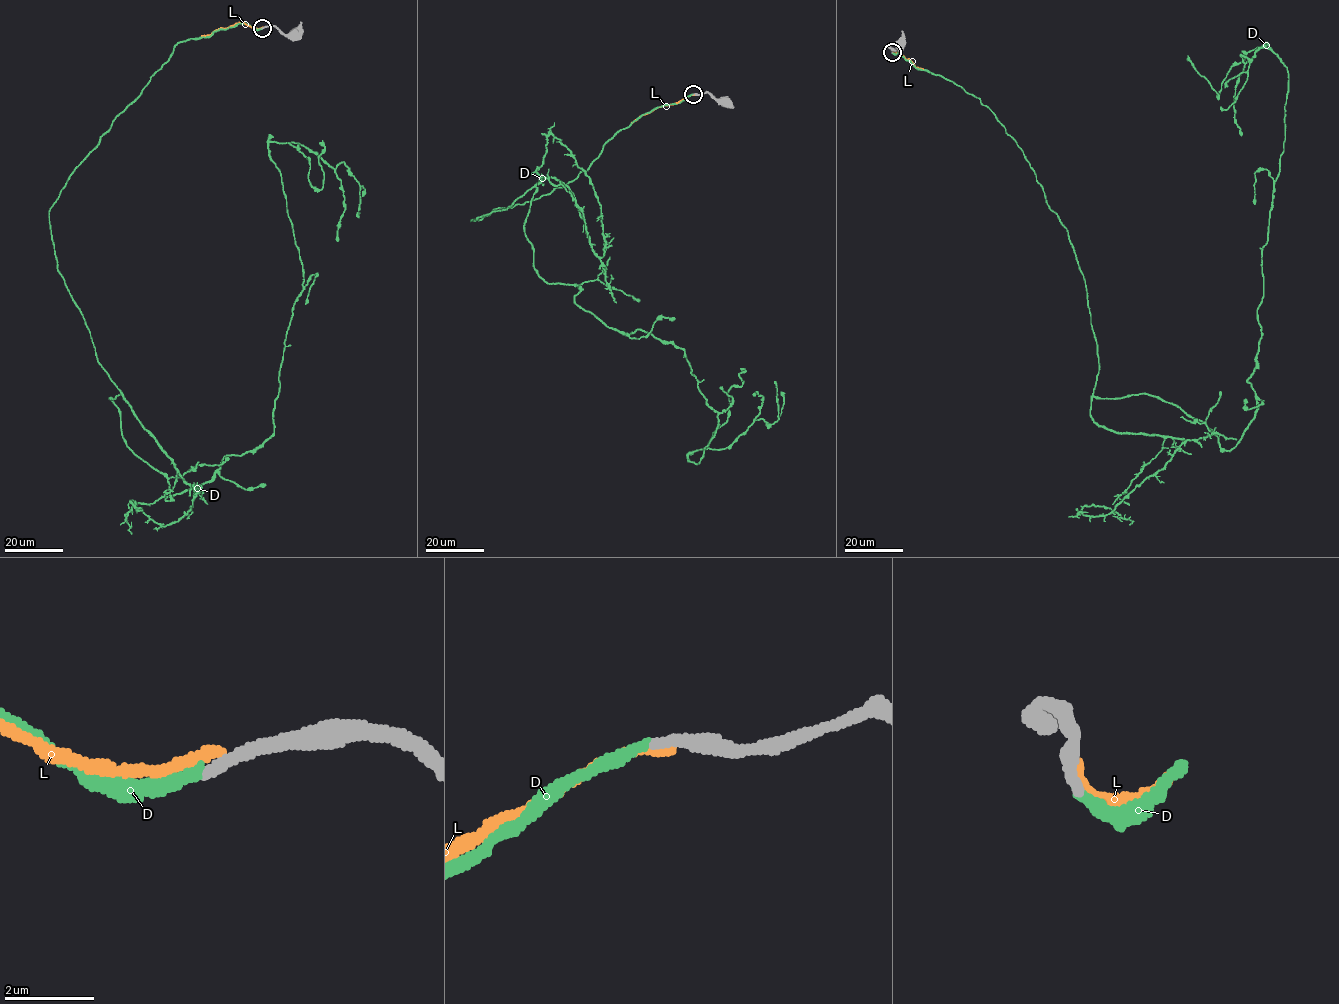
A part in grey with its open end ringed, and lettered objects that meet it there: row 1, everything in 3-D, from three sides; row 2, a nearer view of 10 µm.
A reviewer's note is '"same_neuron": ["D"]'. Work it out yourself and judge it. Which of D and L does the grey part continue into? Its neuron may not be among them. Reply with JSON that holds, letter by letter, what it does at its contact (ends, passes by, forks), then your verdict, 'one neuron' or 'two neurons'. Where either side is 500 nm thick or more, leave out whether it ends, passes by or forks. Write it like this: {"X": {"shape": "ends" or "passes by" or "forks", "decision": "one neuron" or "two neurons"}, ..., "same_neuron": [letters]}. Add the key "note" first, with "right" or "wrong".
{"note": "right", "D": {"shape": "ends", "decision": "one neuron"}, "L": {"shape": "ends", "decision": "two neurons"}, "same_neuron": ["D"]}

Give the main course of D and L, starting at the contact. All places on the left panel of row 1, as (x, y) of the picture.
D: (262, 28), (176, 44), (49, 212), (165, 499), (273, 433), (303, 269), (268, 144), (343, 162), (357, 212)
L: (262, 27), (237, 22), (201, 35)

